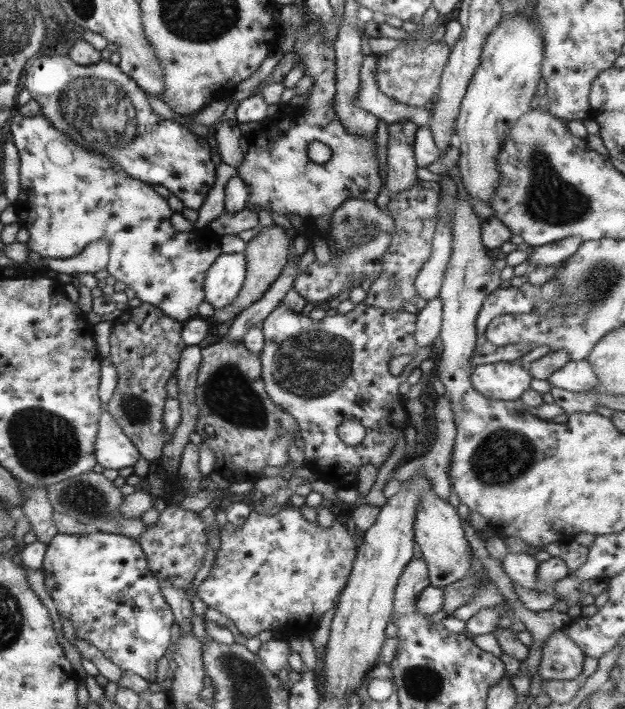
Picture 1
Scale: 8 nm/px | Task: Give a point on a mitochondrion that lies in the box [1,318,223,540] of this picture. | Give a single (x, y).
(45, 443)

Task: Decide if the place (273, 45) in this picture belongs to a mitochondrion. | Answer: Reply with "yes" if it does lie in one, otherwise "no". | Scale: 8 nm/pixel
no

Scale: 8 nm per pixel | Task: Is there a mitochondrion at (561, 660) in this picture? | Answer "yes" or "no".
no

